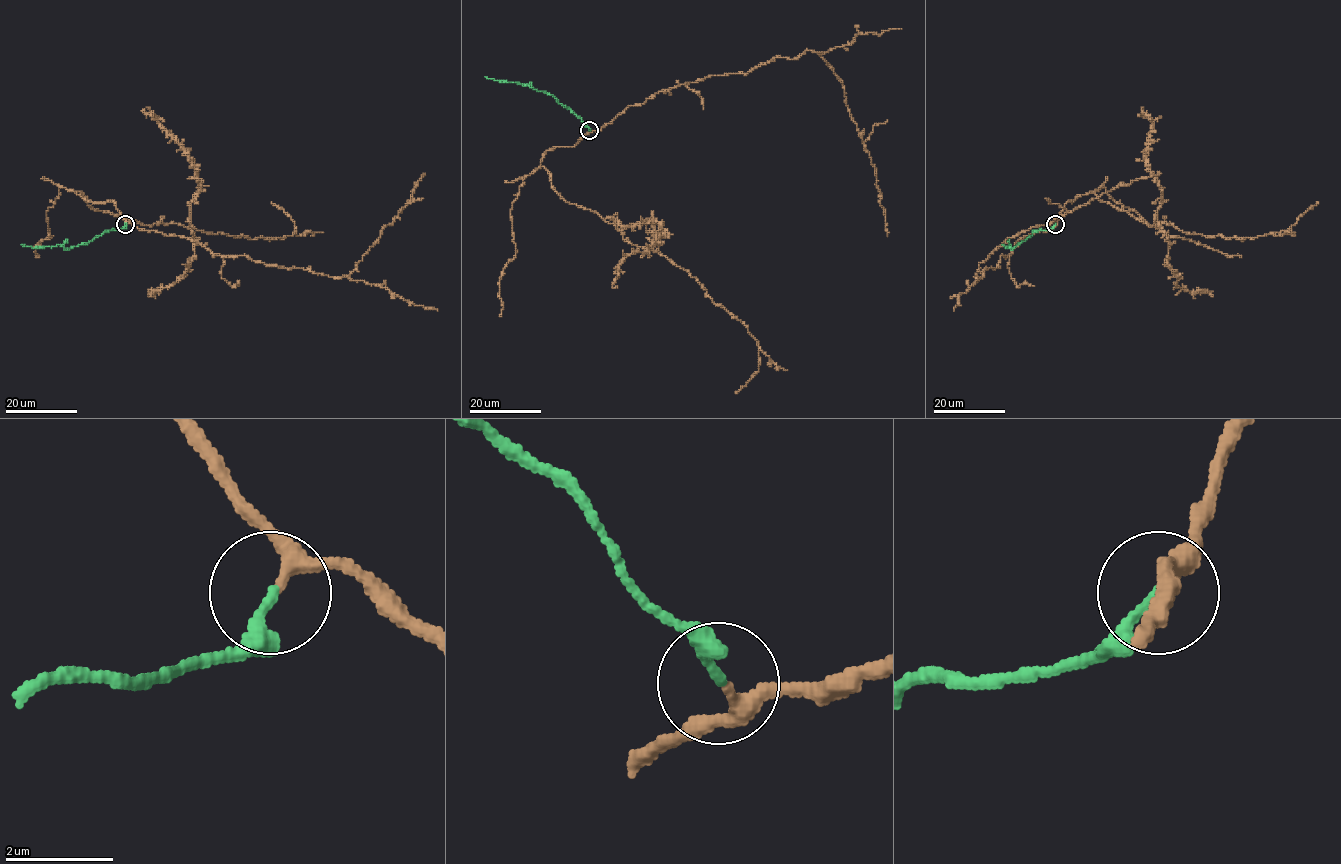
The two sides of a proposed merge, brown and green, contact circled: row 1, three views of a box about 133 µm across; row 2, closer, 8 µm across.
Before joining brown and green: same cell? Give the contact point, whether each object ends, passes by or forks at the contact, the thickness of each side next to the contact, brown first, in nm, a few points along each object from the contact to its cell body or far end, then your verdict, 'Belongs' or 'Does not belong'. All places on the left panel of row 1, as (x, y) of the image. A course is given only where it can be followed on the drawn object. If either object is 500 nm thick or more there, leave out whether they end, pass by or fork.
Place: (125, 224). At the ring brown passes by. At the ring green ends. Thickness 220 nm (brown) against 190 nm. Course of brown: (126, 224), (188, 237), (216, 255), (246, 255), (272, 265), (347, 276), (412, 198), (422, 173). Course of green: (125, 224), (118, 230), (108, 230), (87, 243), (67, 248), (60, 245), (32, 248), (21, 245). Belongs

